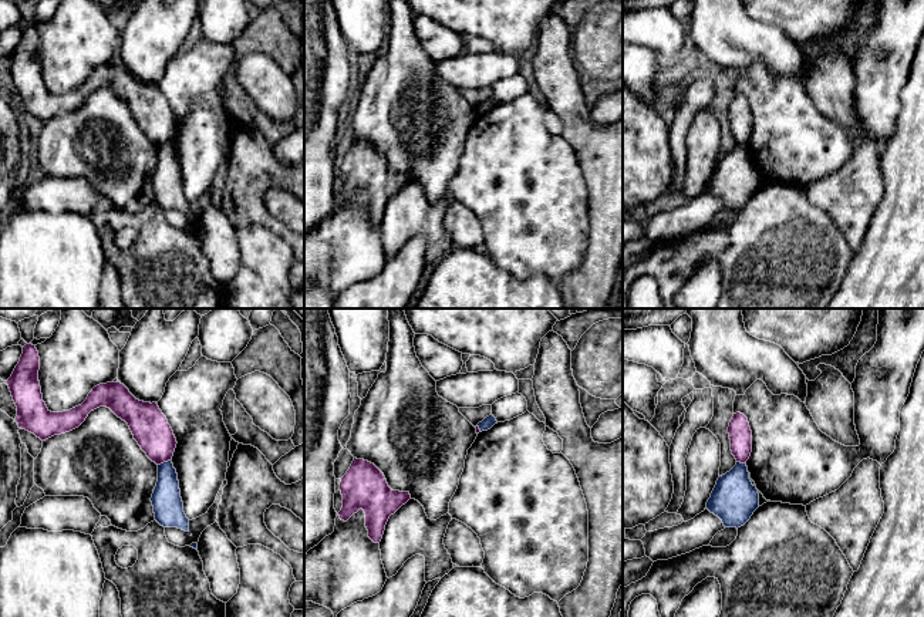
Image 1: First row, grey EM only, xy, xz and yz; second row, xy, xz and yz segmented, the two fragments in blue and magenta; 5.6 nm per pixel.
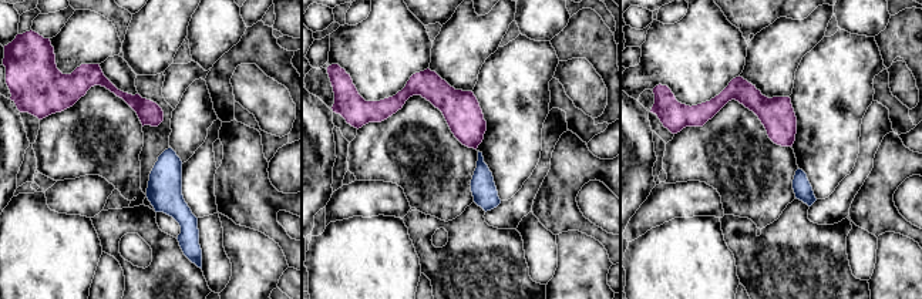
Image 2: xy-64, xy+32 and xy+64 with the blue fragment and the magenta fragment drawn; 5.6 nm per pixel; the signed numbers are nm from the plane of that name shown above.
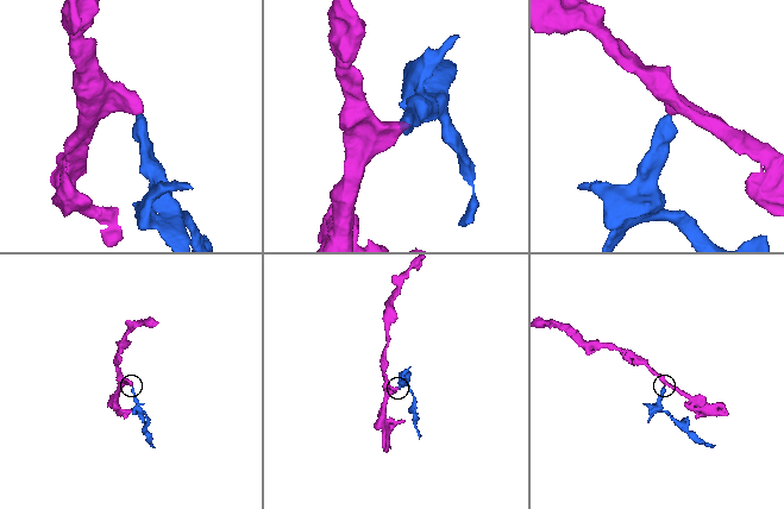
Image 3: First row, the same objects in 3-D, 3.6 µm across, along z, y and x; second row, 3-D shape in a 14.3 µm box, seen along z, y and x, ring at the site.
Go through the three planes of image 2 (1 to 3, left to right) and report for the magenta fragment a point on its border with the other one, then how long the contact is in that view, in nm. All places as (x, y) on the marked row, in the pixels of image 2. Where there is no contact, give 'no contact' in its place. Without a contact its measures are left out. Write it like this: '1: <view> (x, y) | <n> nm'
1: no contact
2: no contact
3: no contact

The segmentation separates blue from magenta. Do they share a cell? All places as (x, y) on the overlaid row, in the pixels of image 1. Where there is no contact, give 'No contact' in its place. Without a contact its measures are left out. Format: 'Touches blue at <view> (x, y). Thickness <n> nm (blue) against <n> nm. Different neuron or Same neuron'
Touches blue at xy (164, 462). Thickness 170 nm (blue) against 220 nm. Different neuron

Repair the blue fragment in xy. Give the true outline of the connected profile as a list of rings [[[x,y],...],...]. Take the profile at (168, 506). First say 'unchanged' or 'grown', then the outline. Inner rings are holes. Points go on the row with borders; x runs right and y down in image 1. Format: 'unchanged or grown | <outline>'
unchanged | [[[172,461],[158,465],[158,482],[151,498],[155,520],[163,527],[189,532],[189,519],[183,512],[179,481]]]

